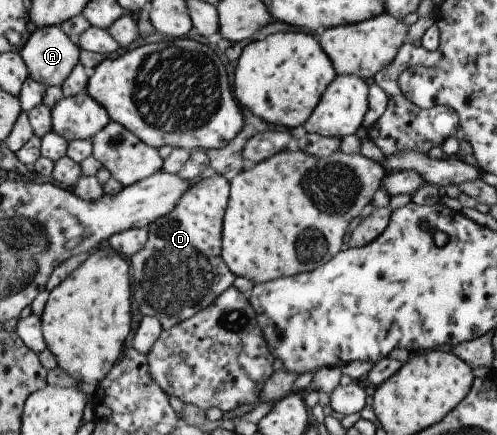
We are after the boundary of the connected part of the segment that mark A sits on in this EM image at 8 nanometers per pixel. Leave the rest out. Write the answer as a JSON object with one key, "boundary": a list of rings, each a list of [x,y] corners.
{"boundary":[[[59,26],[35,29],[19,51],[28,76],[48,86],[58,86],[78,63],[80,52]]]}

